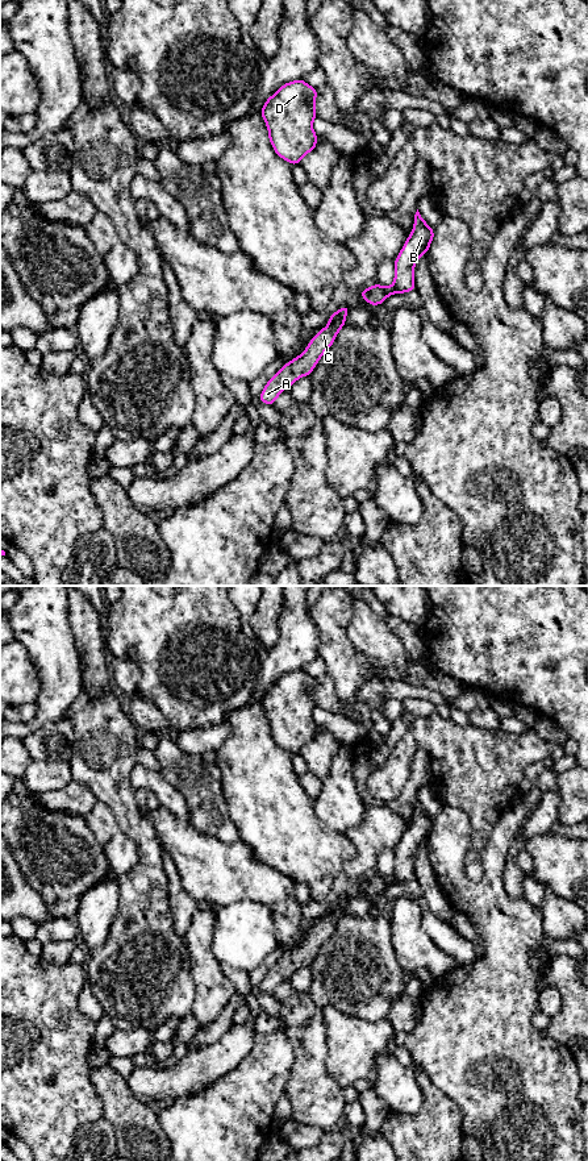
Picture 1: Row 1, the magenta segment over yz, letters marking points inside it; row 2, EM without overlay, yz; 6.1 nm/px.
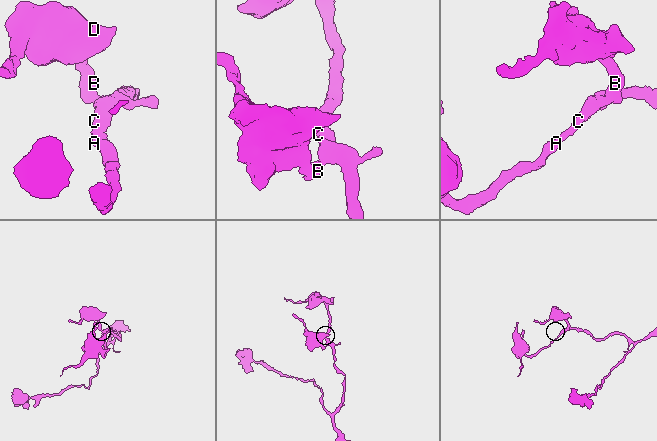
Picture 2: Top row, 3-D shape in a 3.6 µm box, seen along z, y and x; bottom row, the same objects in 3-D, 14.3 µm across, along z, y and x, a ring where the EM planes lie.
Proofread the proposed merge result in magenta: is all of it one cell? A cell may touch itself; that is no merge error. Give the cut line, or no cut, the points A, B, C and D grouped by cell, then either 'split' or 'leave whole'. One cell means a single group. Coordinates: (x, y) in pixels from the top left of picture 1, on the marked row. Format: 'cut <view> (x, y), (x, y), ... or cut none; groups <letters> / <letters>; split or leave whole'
cut none; groups A B C D; leave whole

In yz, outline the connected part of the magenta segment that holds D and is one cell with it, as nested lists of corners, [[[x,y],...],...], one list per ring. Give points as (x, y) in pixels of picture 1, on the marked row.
[[[297,79],[283,84],[262,107],[272,149],[292,166],[317,146],[312,126],[318,117],[316,96],[317,88]]]

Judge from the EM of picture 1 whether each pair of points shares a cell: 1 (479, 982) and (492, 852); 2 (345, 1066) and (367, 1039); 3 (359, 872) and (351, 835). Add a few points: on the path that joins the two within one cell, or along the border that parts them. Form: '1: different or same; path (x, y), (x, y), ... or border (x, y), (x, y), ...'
1: same; path (493, 949), (493, 885)
2: same; path (347, 1060), (361, 1045)
3: same; path (361, 862), (361, 844)

